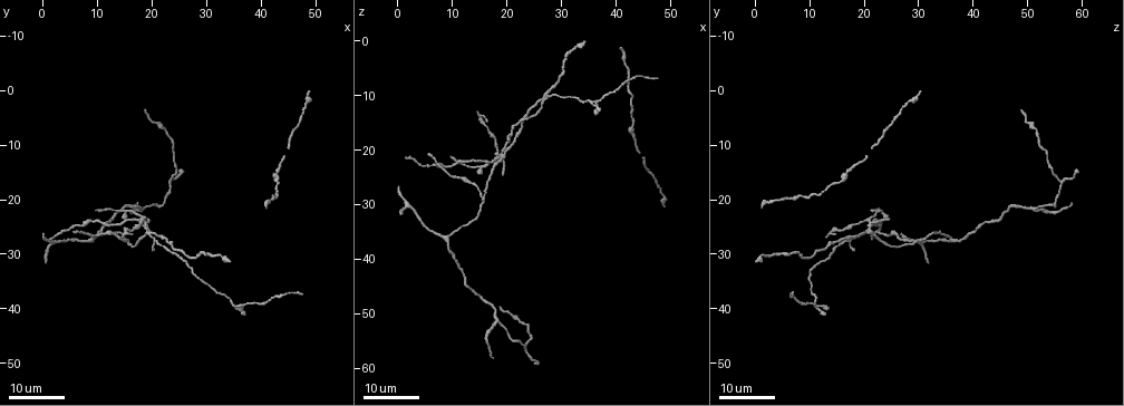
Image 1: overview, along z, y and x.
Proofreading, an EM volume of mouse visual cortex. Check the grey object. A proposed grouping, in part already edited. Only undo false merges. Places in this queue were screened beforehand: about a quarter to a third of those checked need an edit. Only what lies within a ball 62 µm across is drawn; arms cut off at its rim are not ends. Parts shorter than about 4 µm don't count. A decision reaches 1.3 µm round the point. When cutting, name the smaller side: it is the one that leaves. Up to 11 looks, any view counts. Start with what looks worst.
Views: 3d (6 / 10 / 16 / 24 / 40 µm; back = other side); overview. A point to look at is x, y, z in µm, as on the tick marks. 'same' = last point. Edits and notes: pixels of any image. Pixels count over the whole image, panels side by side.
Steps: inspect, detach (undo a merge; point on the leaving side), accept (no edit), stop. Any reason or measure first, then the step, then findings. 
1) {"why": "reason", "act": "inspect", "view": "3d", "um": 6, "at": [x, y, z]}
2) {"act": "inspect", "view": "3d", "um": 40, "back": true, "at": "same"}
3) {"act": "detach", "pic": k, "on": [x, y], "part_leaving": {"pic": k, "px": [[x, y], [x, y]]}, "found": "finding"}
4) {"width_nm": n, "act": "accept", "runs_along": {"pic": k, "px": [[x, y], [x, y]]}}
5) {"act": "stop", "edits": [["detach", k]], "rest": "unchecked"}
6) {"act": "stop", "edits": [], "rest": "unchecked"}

{"why": "three-way junction", "act": "inspect", "view": "3d", "um": 24, "at": [19.5, 26.0, 21.5]}

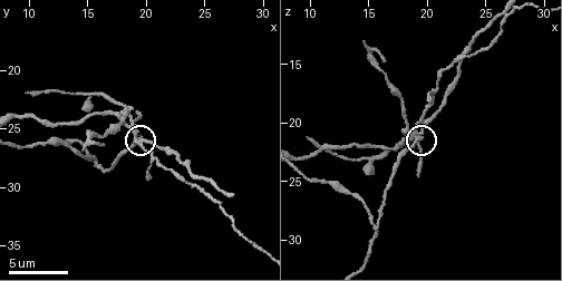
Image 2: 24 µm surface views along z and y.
{"why": "closer look", "act": "inspect", "view": "3d", "um": 10, "at": [19.6, 25.6, 21.2]}

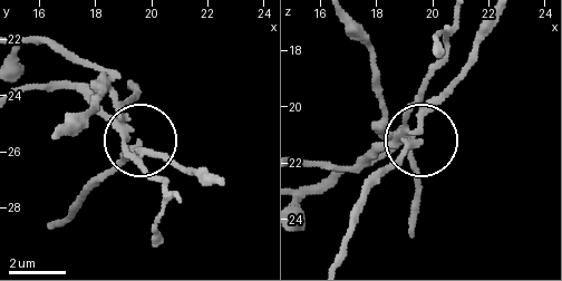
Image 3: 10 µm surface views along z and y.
{"why": "from behind", "act": "inspect", "view": "3d", "um": 10, "back": true, "at": "same"}

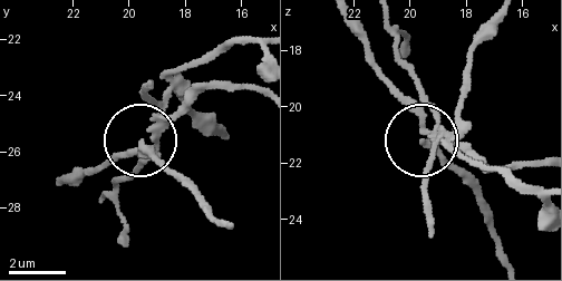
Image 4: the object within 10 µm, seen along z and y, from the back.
{"act": "detach", "pic": 4, "on": [164, 77], "part_leaving": {"pic": 4, "px": [[162, 119], [172, 74], [255, 42]]}, "found": "a second cell is stuck on"}

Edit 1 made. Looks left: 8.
{"act": "inspect", "view": "overview"}

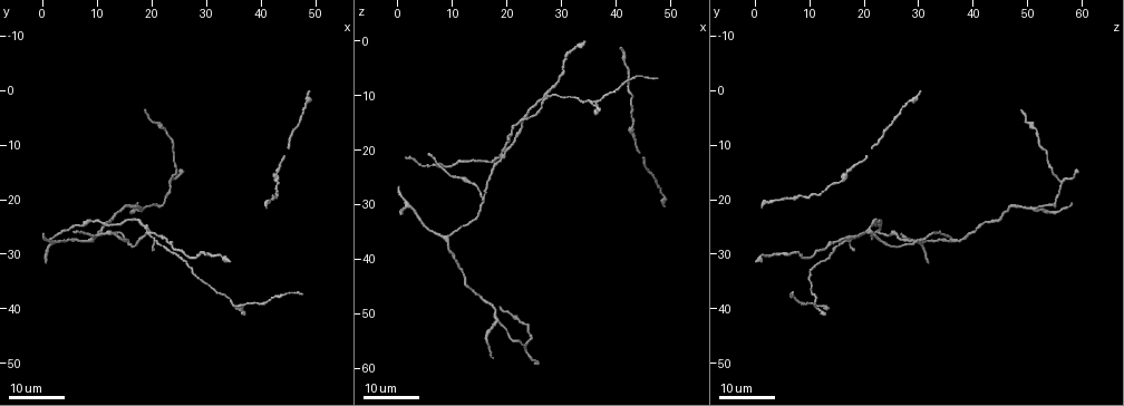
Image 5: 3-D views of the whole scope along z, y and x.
{"why": "a fork", "act": "inspect", "view": "3d", "um": 16, "at": [15.5, 27.5, 29.0]}

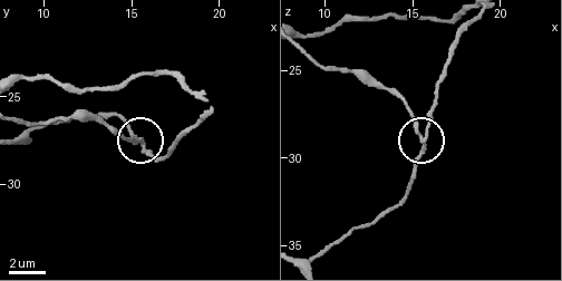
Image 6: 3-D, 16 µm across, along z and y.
{"act": "inspect", "view": "3d", "um": 6, "at": "same"}

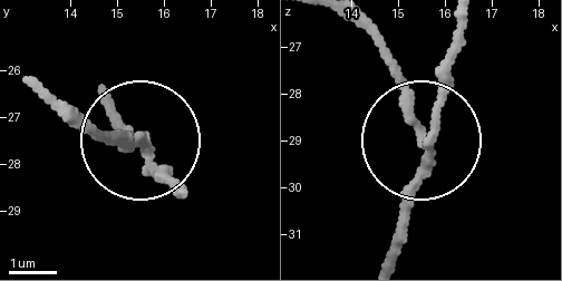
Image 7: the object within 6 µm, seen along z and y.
{"act": "detach", "pic": 7, "on": [118, 138], "part_leaving": {"pic": 7, "px": [[139, 141], [112, 141], [67, 113]]}, "found": "two cells meet here"}

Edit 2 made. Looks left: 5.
{"act": "inspect", "view": "overview"}

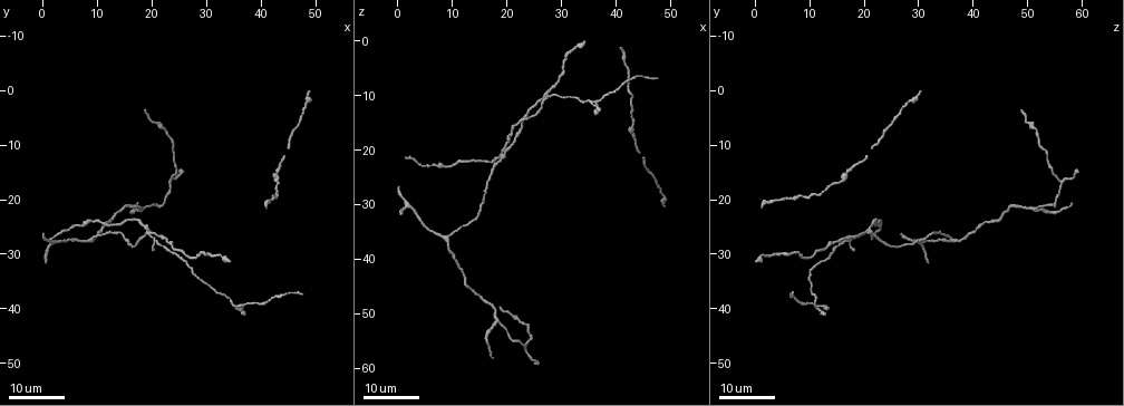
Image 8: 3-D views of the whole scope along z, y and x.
{"why": "a fork", "act": "inspect", "view": "3d", "um": 24, "at": [8.5, 28.0, 36.5]}

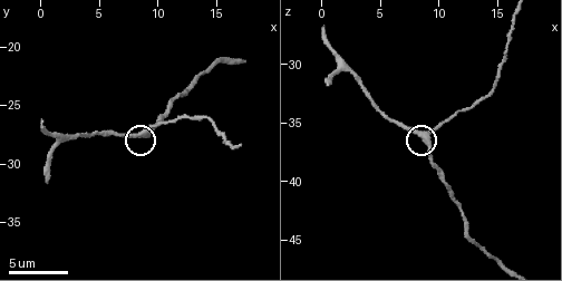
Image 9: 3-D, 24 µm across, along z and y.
{"act": "inspect", "view": "3d", "um": 6, "at": [9.0, 27.6, 36.6]}

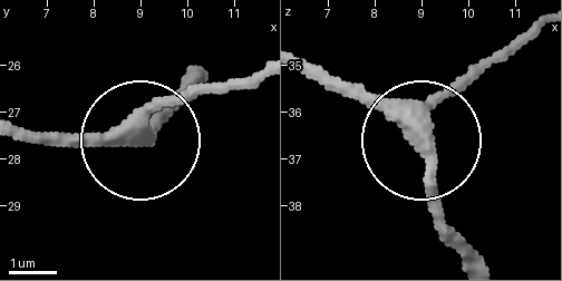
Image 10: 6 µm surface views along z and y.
{"act": "inspect", "view": "3d", "um": 6, "back": true, "at": [8.85, 27.55, 36.40]}

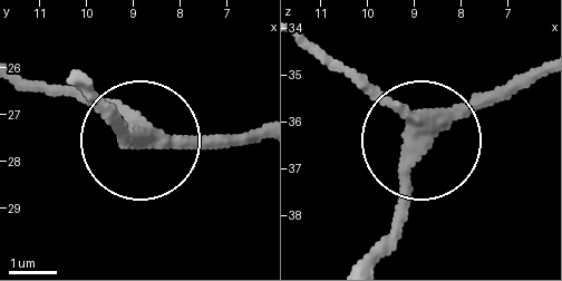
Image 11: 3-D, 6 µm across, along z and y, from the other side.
{"arms": 3, "act": "accept", "runs_along": {"pic": 11, "px": [[302, 36], [422, 139], [514, 76]]}, "found": "all the same cell"}

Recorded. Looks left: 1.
{"act": "stop", "edits": [["detach", 4], ["detach", 7]], "rest": "unchecked"}

